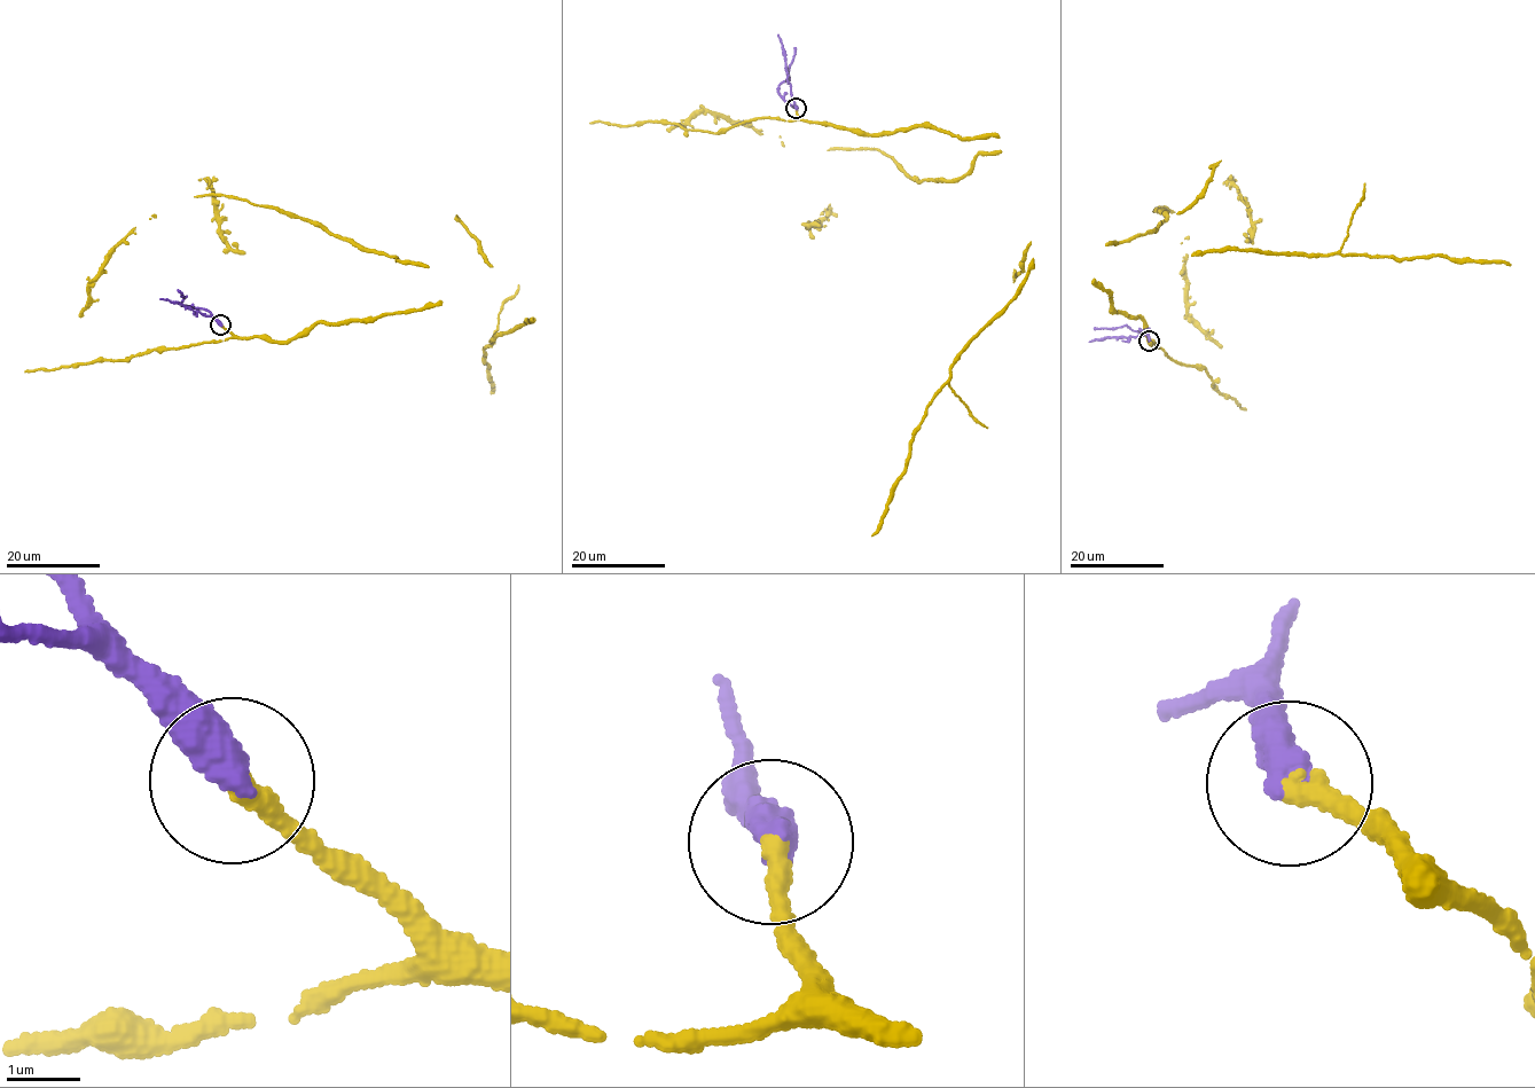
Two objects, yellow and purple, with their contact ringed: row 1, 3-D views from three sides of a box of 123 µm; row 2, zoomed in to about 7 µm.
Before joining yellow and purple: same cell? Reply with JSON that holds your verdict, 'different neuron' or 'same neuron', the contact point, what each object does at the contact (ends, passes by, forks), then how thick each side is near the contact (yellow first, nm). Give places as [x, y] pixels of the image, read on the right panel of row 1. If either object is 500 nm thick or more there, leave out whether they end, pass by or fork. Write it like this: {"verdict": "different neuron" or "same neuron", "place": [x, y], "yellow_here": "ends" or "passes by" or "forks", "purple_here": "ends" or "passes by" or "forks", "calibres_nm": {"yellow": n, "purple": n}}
{"verdict": "same neuron", "place": [1149, 341], "calibres_nm": {"yellow": 280, "purple": 500}}

